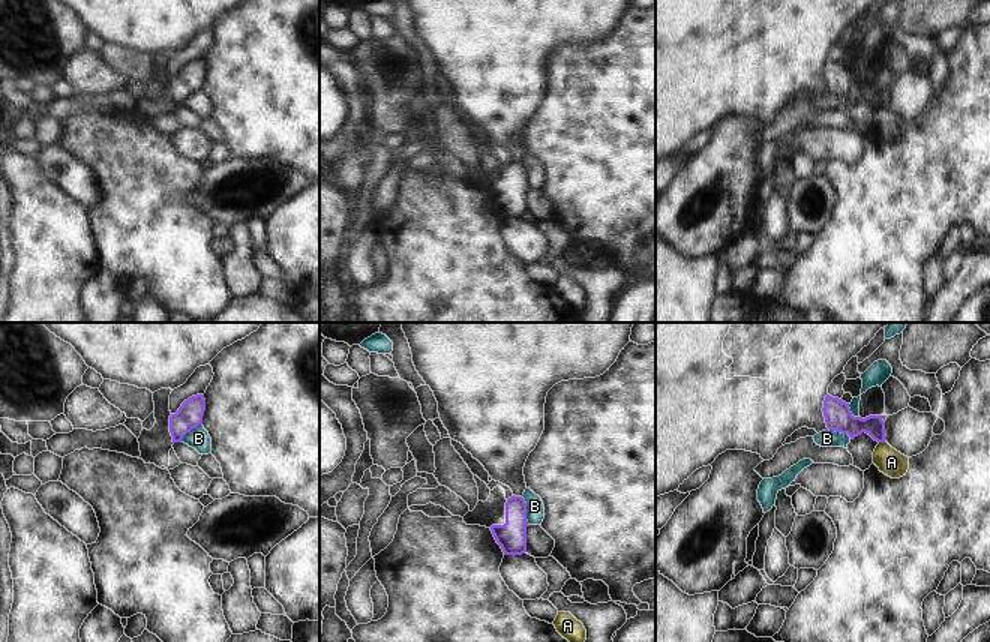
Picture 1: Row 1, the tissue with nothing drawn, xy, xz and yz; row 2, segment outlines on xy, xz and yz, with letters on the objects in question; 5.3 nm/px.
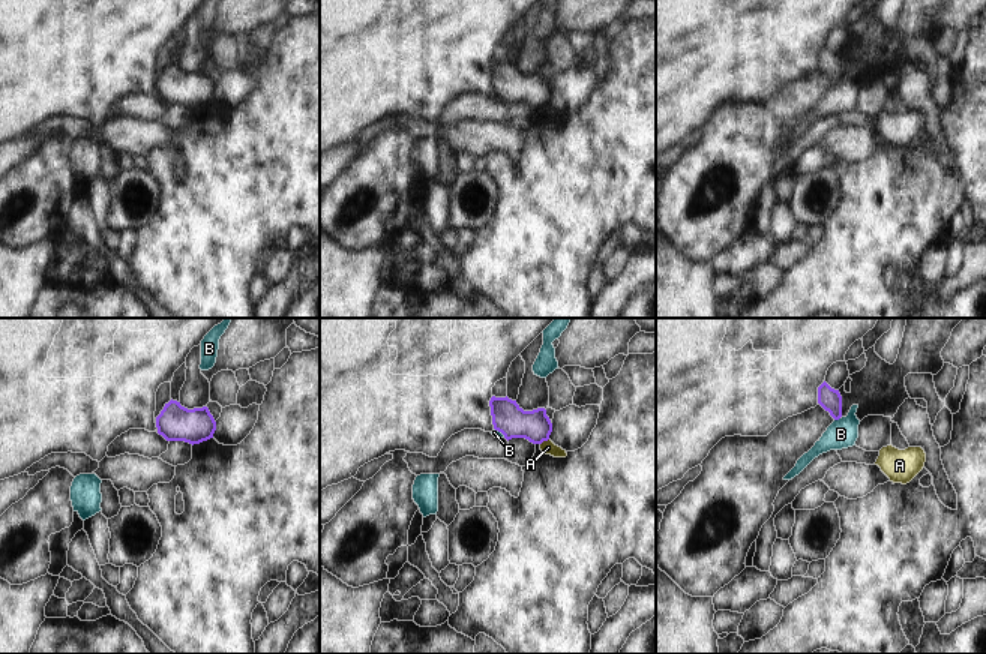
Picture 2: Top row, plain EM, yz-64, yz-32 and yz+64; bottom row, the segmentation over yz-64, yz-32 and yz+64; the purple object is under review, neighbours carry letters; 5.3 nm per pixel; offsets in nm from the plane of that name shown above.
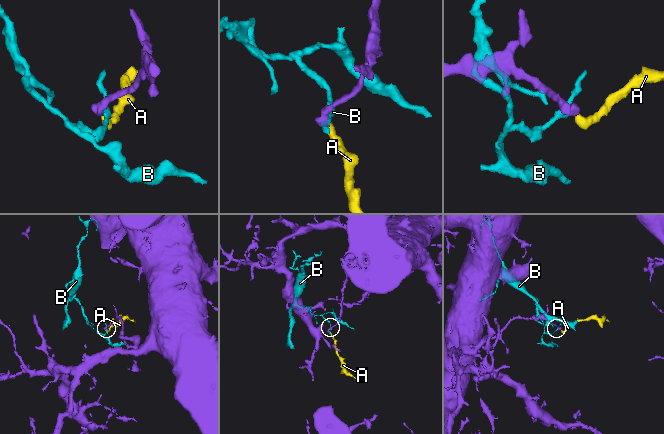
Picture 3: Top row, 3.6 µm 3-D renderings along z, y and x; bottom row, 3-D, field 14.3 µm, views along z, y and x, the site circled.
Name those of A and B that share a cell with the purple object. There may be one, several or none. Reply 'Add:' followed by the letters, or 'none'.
Add: none

